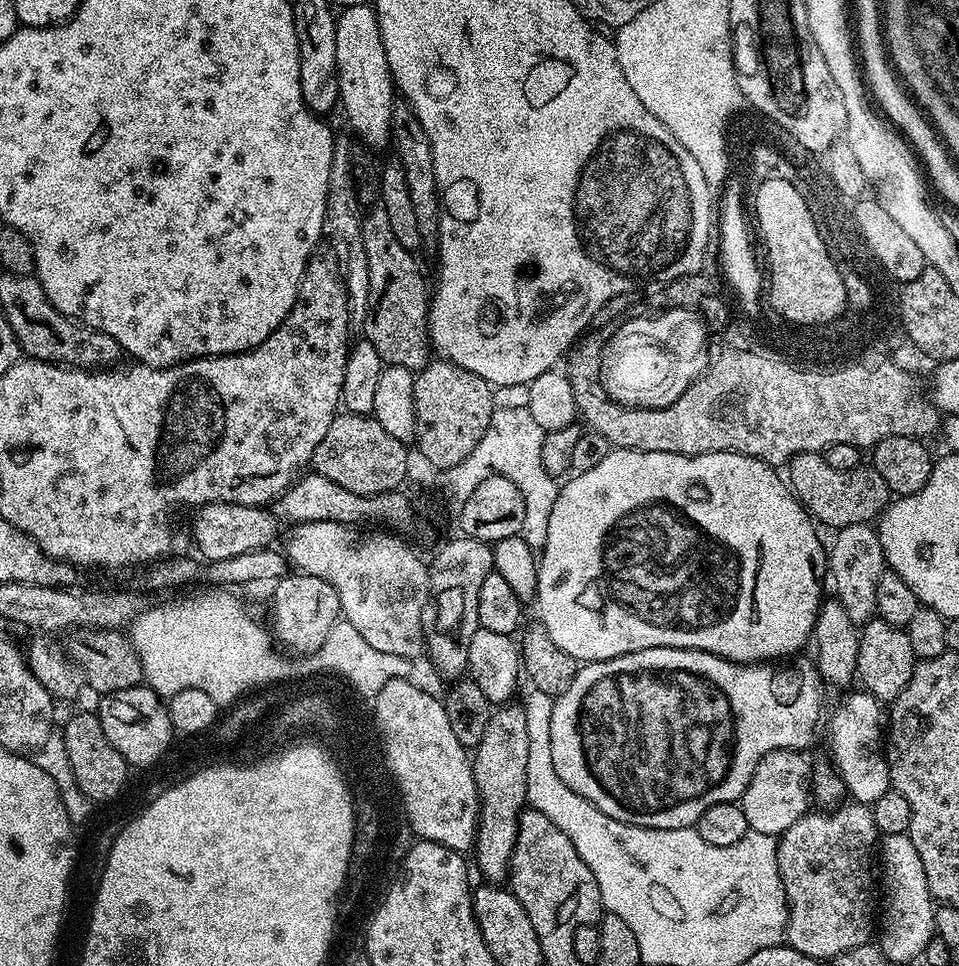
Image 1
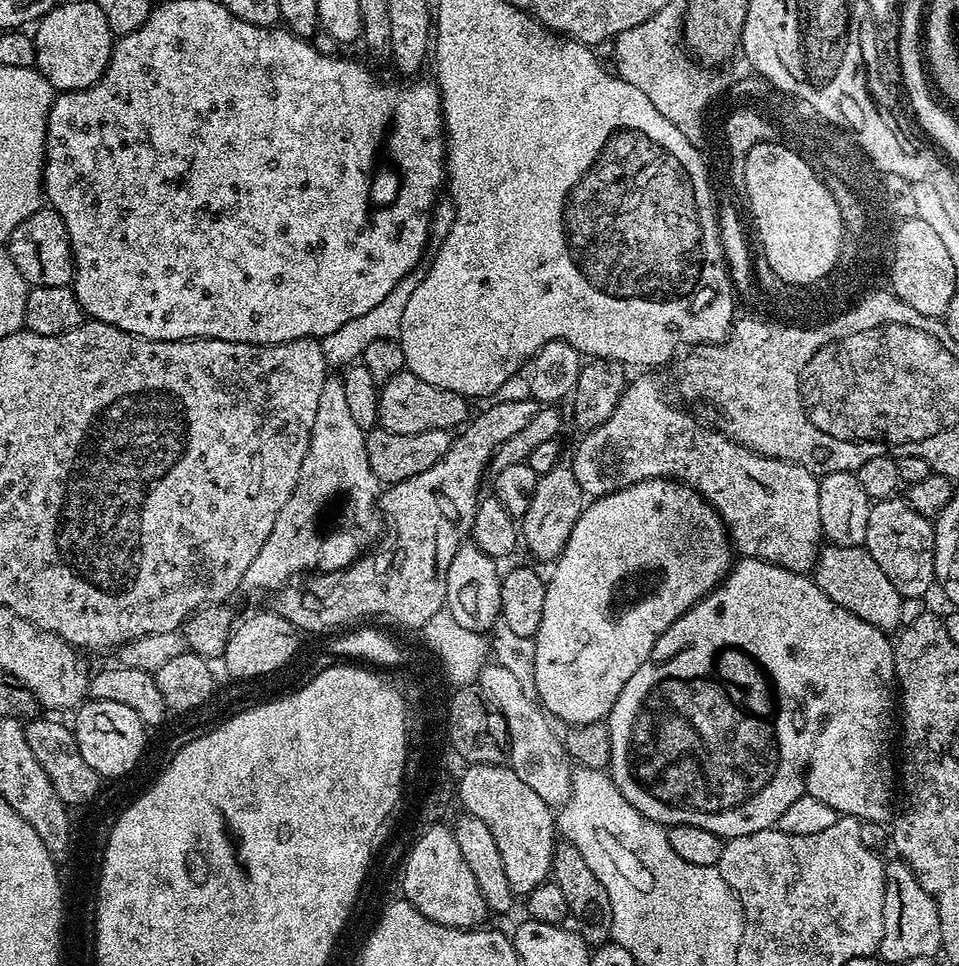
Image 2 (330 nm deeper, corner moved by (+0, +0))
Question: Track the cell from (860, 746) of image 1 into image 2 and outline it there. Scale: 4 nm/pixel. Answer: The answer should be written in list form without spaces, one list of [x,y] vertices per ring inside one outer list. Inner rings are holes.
[[[740,558],[725,575],[722,583],[703,600],[683,612],[658,638],[654,650],[634,670],[630,682],[622,686],[622,694],[614,702],[606,717],[608,729],[608,767],[614,786],[646,818],[656,824],[671,826],[689,824],[712,832],[721,838],[745,836],[776,825],[786,814],[786,806],[807,795],[830,806],[840,816],[855,816],[863,821],[887,821],[888,799],[892,796],[894,768],[884,764],[888,756],[888,731],[892,728],[894,681],[896,667],[889,637],[879,629],[862,622],[842,606],[838,606],[816,585],[815,579],[790,572],[765,560]]]

